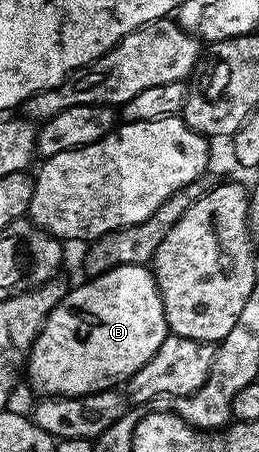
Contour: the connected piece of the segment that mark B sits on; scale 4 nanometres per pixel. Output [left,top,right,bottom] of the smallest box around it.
[27,265,170,397]

